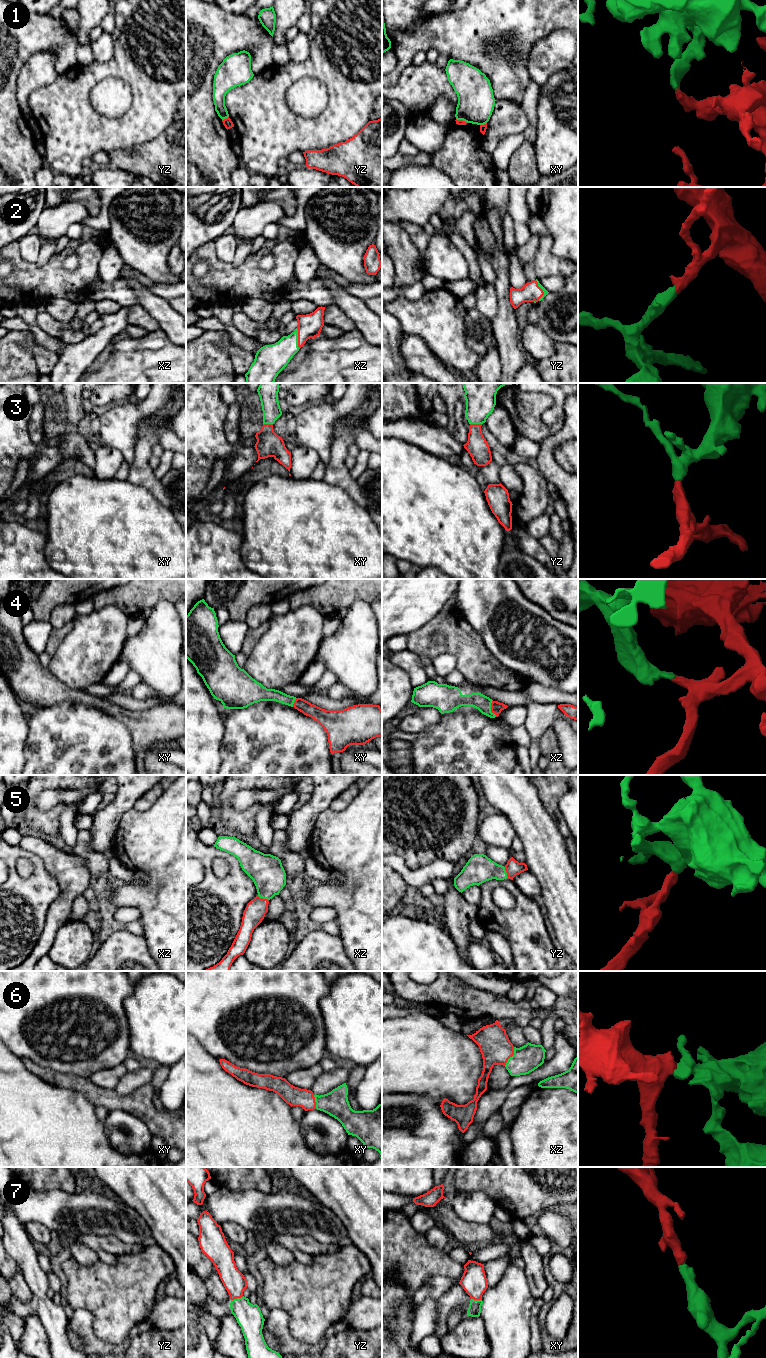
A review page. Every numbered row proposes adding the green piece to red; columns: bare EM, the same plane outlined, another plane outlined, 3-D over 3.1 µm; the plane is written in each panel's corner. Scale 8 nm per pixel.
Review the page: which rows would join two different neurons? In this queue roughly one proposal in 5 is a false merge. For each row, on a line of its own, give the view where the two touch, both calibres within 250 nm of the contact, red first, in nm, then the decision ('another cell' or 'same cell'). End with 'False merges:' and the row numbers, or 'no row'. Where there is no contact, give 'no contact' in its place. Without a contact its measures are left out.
1: yz | 70/130 nm | another cell
2: yz | 160/40 nm | same cell
3: yz | 170/260 nm | same cell
4: xz | 100/130 nm | same cell
5: xz | 170/260 nm | same cell
6: xz | 260/220 nm | same cell
7: yz | 180/200 nm | same cell
False merges: 1

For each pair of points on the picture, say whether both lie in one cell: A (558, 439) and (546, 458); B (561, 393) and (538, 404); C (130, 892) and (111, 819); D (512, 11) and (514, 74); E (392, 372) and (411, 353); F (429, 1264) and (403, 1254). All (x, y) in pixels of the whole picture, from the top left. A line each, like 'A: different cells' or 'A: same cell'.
A: same cell
B: different cells
C: different cells
D: same cell
E: different cells
F: same cell

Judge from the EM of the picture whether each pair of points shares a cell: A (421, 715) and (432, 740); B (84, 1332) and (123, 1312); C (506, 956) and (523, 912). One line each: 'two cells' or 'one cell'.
A: two cells
B: two cells
C: two cells

